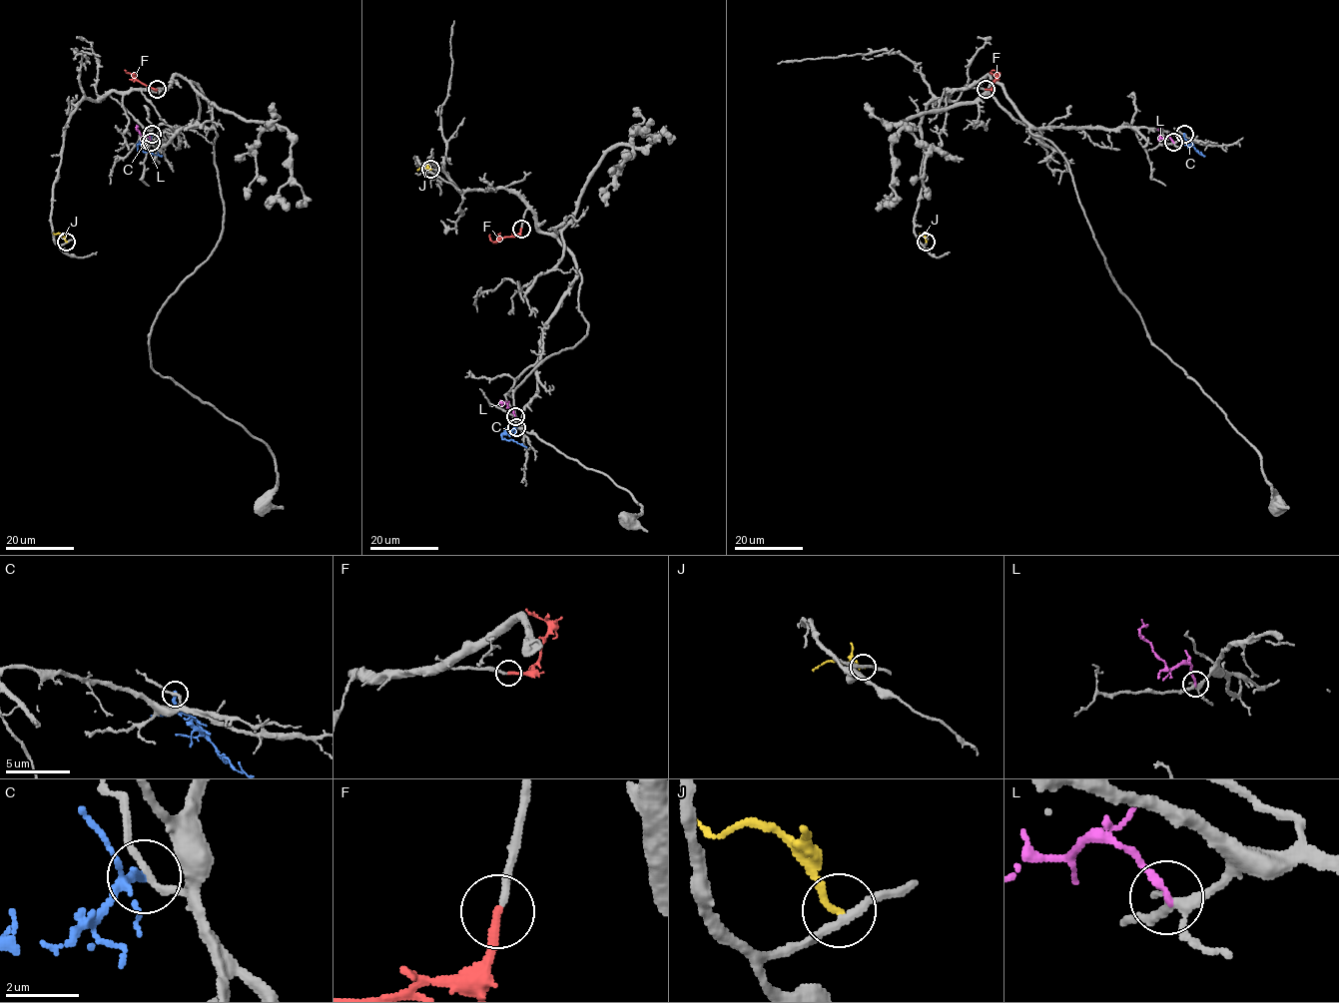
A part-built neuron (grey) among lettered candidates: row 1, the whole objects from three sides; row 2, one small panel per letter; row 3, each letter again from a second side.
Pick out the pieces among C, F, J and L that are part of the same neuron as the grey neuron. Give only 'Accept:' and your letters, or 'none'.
Accept: F

